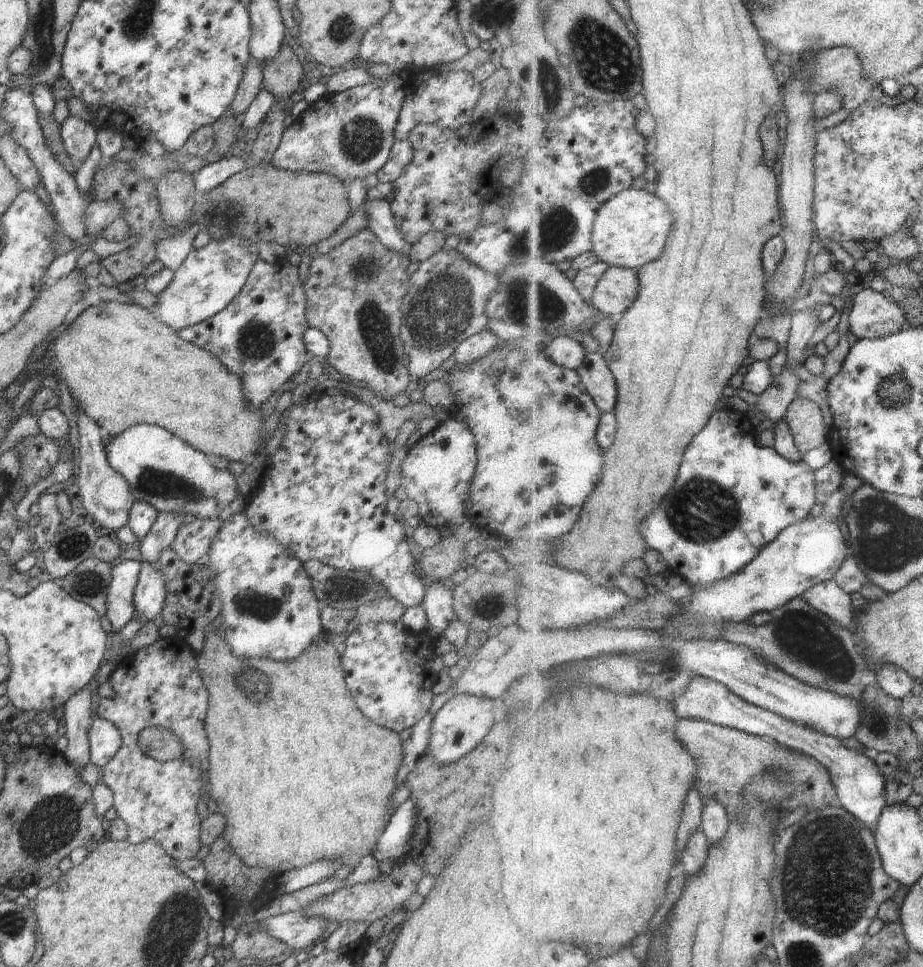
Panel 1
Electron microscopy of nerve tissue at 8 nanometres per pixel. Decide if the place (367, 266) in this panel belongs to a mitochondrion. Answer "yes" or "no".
yes

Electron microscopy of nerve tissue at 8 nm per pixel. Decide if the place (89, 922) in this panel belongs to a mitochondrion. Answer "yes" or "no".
no

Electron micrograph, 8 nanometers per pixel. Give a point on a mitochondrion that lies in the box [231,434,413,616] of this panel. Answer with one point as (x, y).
(338, 585)

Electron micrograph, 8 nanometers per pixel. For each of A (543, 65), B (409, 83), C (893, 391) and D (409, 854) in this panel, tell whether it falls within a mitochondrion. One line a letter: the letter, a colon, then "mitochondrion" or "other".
A: mitochondrion
B: other
C: mitochondrion
D: other

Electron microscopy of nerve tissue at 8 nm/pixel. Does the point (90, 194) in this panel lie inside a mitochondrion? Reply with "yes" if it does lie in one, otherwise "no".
no

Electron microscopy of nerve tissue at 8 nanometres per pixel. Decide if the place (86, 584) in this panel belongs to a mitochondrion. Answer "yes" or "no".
yes

